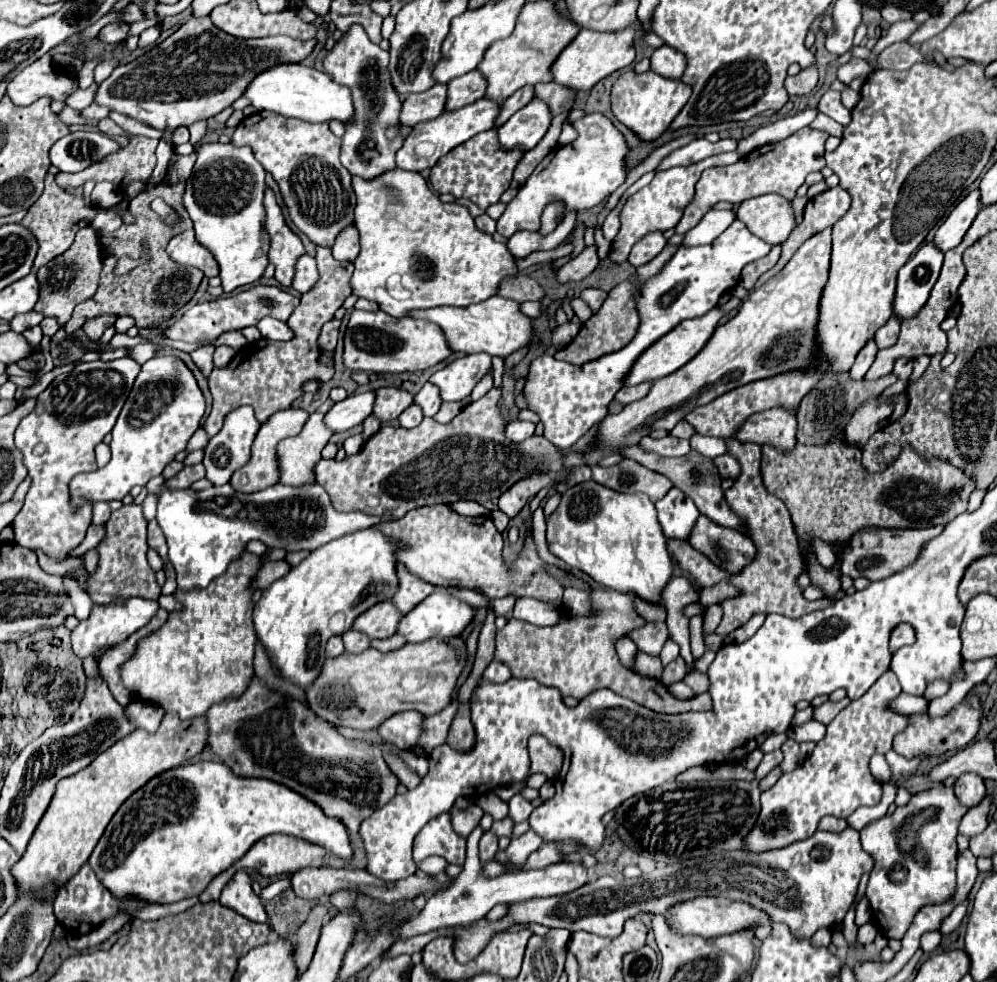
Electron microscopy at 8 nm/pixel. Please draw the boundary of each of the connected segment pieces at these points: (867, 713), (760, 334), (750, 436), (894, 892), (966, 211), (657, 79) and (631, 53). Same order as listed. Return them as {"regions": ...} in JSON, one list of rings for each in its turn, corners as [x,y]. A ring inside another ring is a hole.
{"regions":[[[[887,670],[867,694],[853,700],[827,726],[827,734],[817,742],[813,754],[761,794],[761,812],[751,834],[743,840],[743,850],[767,852],[789,846],[813,836],[819,820],[827,814],[847,818],[861,806],[879,804],[883,782],[871,774],[869,760],[873,754],[887,754],[893,748],[895,734],[903,732],[911,718],[909,714],[897,714],[889,708],[899,694],[899,680]]],[[[831,228],[803,242],[787,266],[769,278],[761,288],[753,290],[739,308],[737,316],[721,324],[713,332],[707,346],[695,358],[691,358],[687,366],[681,366],[667,378],[659,378],[659,382],[651,382],[651,390],[645,398],[631,402],[623,406],[621,412],[609,414],[605,420],[601,420],[593,444],[581,454],[583,460],[589,466],[595,466],[601,458],[637,444],[643,436],[657,428],[671,430],[689,414],[689,410],[709,404],[733,388],[807,366],[815,350],[811,338],[815,336],[821,290],[829,274],[829,254]]],[[[767,410],[750,416],[737,430],[735,437],[741,442],[767,444],[771,442],[777,450],[793,450],[797,440],[797,422],[795,412],[789,410]]],[[[929,788],[915,794],[909,804],[897,806],[893,814],[869,822],[861,830],[861,844],[875,858],[873,872],[867,882],[867,898],[873,908],[873,918],[887,938],[903,938],[917,910],[925,904],[939,904],[955,892],[955,862],[957,862],[957,828],[967,808],[959,804],[953,788]],[[901,838],[917,838],[911,850],[905,852]]],[[[971,190],[957,206],[955,210],[949,214],[949,218],[941,224],[941,228],[937,230],[933,244],[941,250],[941,252],[949,252],[953,248],[959,246],[959,242],[963,240],[965,232],[969,230],[969,226],[973,224],[975,216],[979,214],[981,206],[979,206],[979,190]]],[[[627,70],[617,78],[617,82],[611,88],[611,110],[619,122],[635,130],[643,140],[653,140],[673,122],[673,118],[685,106],[689,96],[691,96],[691,86],[687,86],[681,80],[663,78],[653,70],[641,74],[637,74],[635,70]]],[[[581,30],[575,40],[557,56],[557,62],[551,66],[551,76],[553,82],[559,82],[561,86],[567,86],[569,90],[575,92],[589,92],[599,80],[609,76],[615,70],[627,68],[635,60],[635,48],[633,48],[633,30],[623,30],[623,32],[593,32],[593,30]]]]}

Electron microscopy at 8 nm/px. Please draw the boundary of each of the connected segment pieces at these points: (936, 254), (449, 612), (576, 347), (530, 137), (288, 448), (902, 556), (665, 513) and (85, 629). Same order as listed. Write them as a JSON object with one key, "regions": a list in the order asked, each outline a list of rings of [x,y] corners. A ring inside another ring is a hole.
{"regions":[[[[923,244],[899,270],[897,292],[893,300],[895,318],[913,318],[925,306],[929,292],[939,278],[941,262],[943,254],[933,244]]],[[[447,592],[429,594],[415,610],[399,620],[399,634],[407,642],[423,642],[427,638],[451,638],[463,632],[473,618],[469,604],[453,598]]],[[[621,282],[619,286],[615,286],[609,292],[603,306],[599,308],[599,312],[595,312],[587,322],[583,322],[579,334],[571,340],[571,344],[567,344],[563,350],[559,350],[555,354],[555,358],[567,360],[571,364],[585,364],[585,362],[595,360],[603,354],[609,354],[609,352],[615,352],[615,350],[623,348],[635,336],[635,330],[639,326],[639,316],[637,316],[637,310],[635,310],[631,290],[633,288],[631,288],[629,282]]],[[[531,100],[523,110],[517,110],[517,114],[497,130],[499,144],[503,150],[513,150],[517,146],[523,150],[531,150],[545,136],[549,124],[551,114],[547,104],[541,100]]],[[[313,412],[297,436],[279,442],[279,484],[305,486],[315,482],[315,466],[331,436],[333,432],[323,426],[323,412]]],[[[931,526],[931,528],[907,528],[907,530],[891,530],[891,528],[867,528],[861,530],[851,538],[847,548],[843,550],[843,564],[841,572],[851,578],[869,578],[871,582],[883,580],[915,562],[921,554],[927,540],[933,540],[943,532],[945,526]]],[[[671,488],[659,502],[655,502],[655,506],[667,538],[687,538],[699,518],[699,510],[693,500],[677,488]]],[[[127,598],[127,600],[115,600],[109,604],[95,604],[91,608],[89,618],[79,620],[79,624],[71,630],[71,642],[73,642],[73,652],[83,660],[87,656],[93,656],[95,650],[101,650],[103,646],[113,646],[123,642],[127,636],[131,636],[135,630],[145,626],[153,614],[157,612],[159,604],[145,600],[145,598]]]]}

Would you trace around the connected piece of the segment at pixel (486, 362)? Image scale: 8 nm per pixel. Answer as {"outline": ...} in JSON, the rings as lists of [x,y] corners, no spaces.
{"outline":[[[467,354],[455,358],[445,368],[437,370],[429,380],[439,386],[443,402],[447,400],[463,400],[471,394],[473,386],[481,376],[491,368],[489,354]]]}

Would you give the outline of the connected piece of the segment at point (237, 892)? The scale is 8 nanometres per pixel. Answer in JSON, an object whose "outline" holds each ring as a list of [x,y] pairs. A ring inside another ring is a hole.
{"outline":[[[237,870],[235,876],[225,884],[221,894],[221,904],[237,910],[253,922],[267,922],[267,912],[261,906],[259,896],[251,888],[251,878],[245,870]]]}

